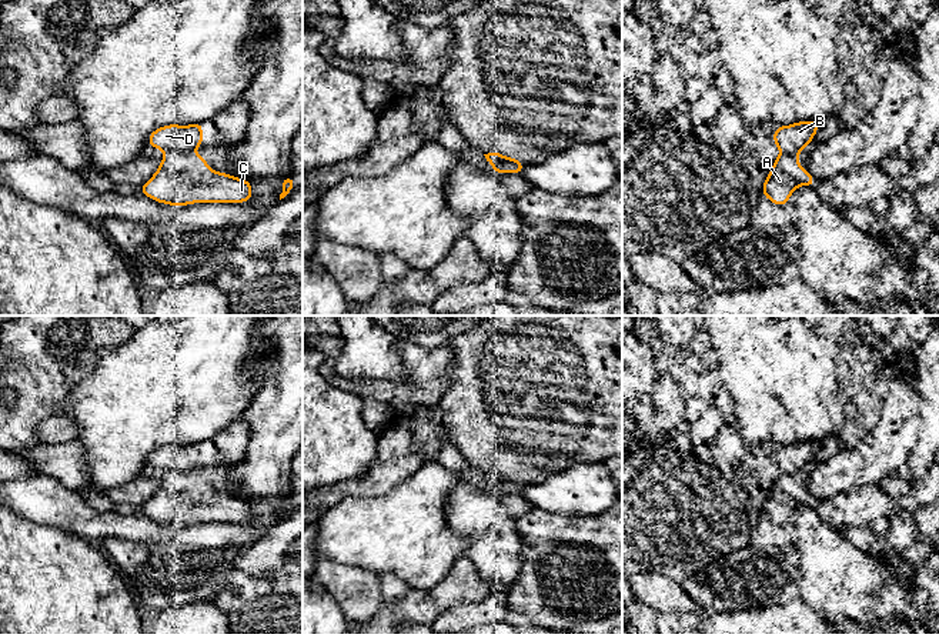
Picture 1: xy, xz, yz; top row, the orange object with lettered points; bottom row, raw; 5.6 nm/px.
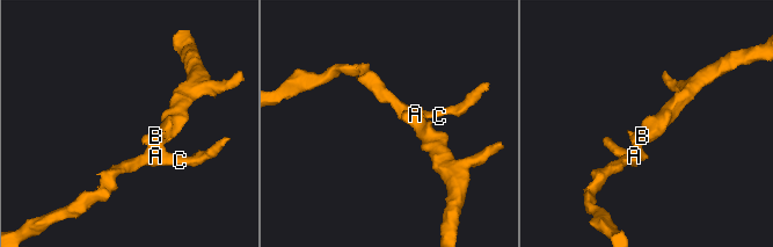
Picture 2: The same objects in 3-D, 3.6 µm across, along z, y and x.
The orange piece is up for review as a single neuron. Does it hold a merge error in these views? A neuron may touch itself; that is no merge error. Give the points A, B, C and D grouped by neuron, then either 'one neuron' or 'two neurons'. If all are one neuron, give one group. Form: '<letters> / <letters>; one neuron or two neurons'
A C / B D; two neurons

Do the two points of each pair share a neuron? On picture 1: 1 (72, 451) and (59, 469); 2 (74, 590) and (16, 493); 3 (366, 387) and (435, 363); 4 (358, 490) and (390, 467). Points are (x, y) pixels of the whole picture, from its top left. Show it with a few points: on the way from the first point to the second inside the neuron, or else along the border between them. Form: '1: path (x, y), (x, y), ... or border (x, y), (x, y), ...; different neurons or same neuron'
1: path (70, 456), (63, 464); same neuron
2: border (14, 511), (23, 519), (67, 531); different neurons
3: path (383, 390), (408, 390), (418, 380); same neuron
4: path (366, 486), (383, 474); same neuron

